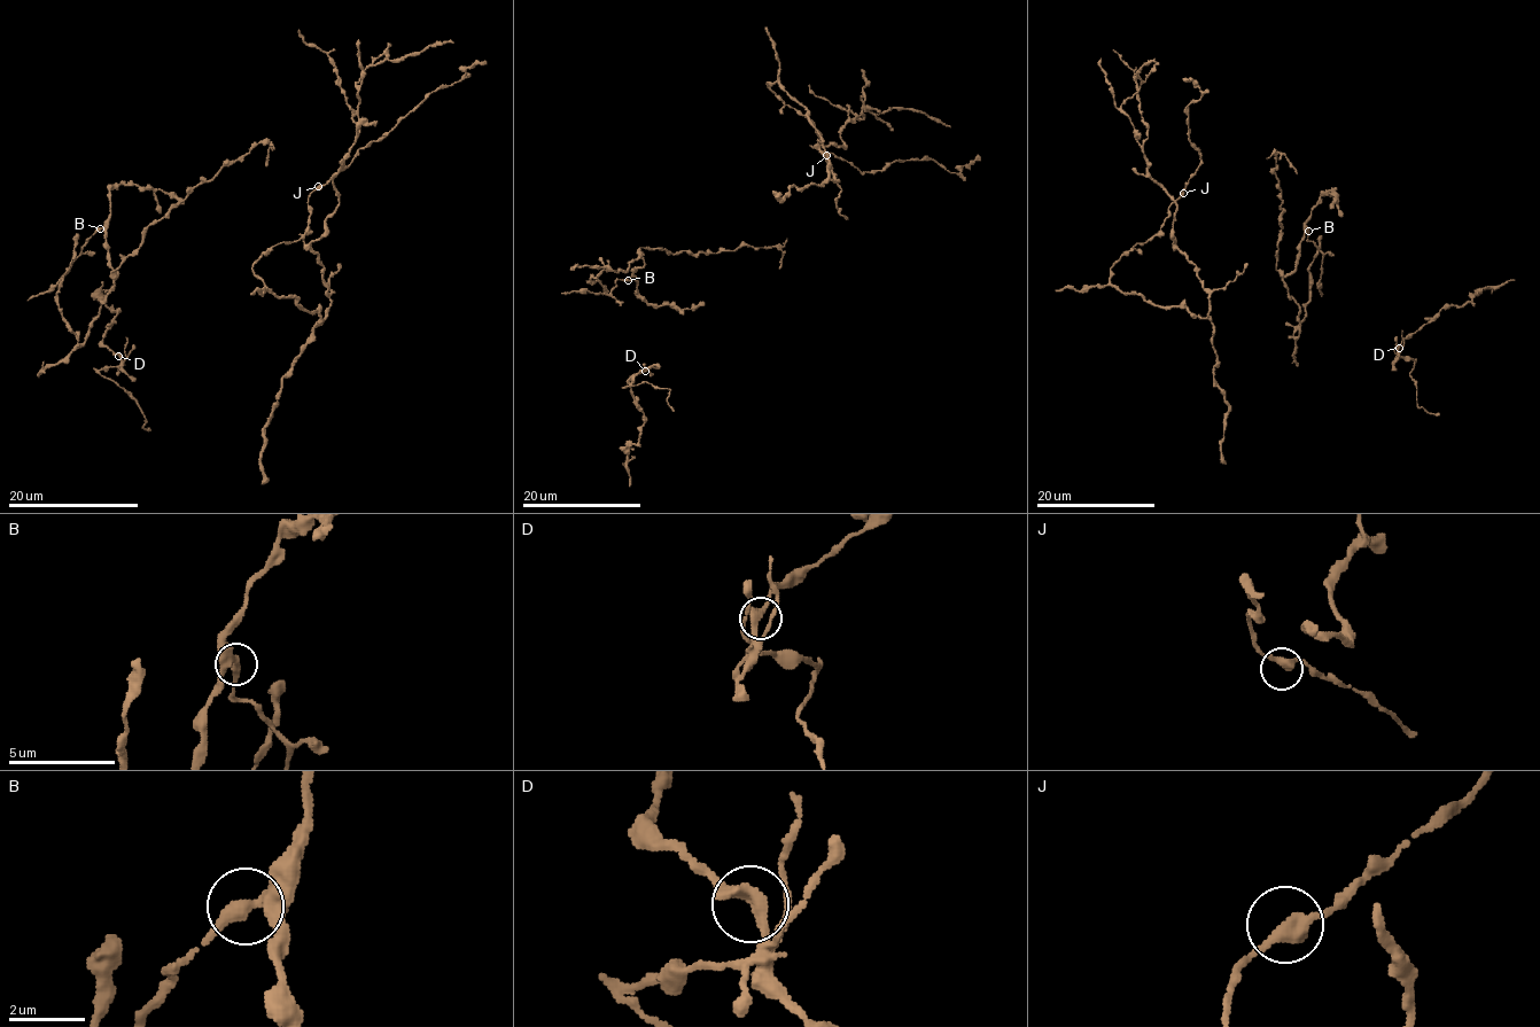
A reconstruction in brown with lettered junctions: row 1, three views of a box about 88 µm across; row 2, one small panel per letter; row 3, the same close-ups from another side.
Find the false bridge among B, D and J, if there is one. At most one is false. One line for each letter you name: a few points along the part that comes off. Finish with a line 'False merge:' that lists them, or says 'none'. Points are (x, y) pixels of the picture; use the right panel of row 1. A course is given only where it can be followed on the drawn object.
B: foreign part runs (1308, 231), (1307, 239), (1322, 254), (1319, 288), (1322, 297)
False merge: B

